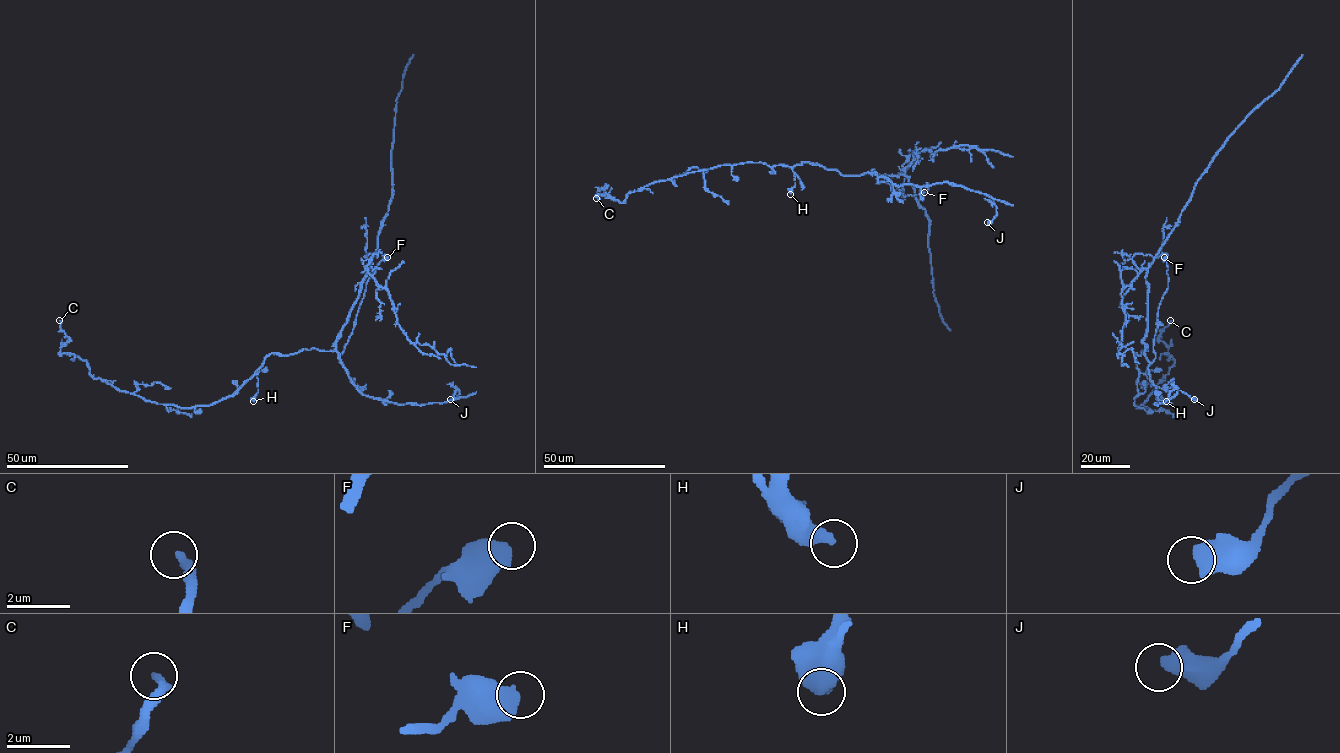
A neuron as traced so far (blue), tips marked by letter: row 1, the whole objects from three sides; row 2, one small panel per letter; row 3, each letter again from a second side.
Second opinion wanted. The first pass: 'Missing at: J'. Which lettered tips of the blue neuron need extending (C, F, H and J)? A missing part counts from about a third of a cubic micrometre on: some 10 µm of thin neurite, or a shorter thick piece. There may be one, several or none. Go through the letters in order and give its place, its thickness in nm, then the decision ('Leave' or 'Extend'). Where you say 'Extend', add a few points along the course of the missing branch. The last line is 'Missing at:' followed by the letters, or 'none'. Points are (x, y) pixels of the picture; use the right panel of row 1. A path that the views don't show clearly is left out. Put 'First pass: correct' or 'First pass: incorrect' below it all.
C: Place: (1170, 320). Thickness 280 nm. Leave
F: Place: (1164, 257). Thickness 650 nm. Leave
H: Place: (1166, 401). Thickness 440 nm. Leave
J: Place: (1194, 399). Thickness 600 nm. Leave
Missing at: none
First pass: incorrect

